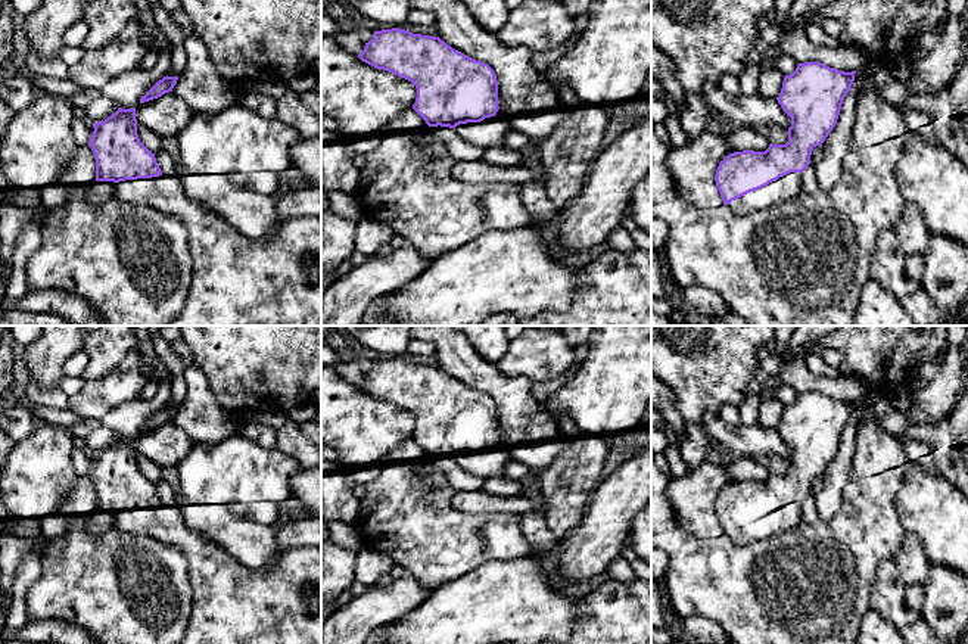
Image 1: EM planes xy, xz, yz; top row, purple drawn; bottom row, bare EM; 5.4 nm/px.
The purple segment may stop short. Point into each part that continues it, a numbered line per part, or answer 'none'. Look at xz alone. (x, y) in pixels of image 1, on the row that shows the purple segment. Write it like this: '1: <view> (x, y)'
1: xz (488, 133)

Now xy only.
1: xy (237, 280)

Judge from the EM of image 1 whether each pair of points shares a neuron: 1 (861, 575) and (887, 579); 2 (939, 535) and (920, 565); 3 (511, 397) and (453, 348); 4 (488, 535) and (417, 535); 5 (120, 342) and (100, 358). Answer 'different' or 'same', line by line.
1: different
2: different
3: same
4: same
5: same

